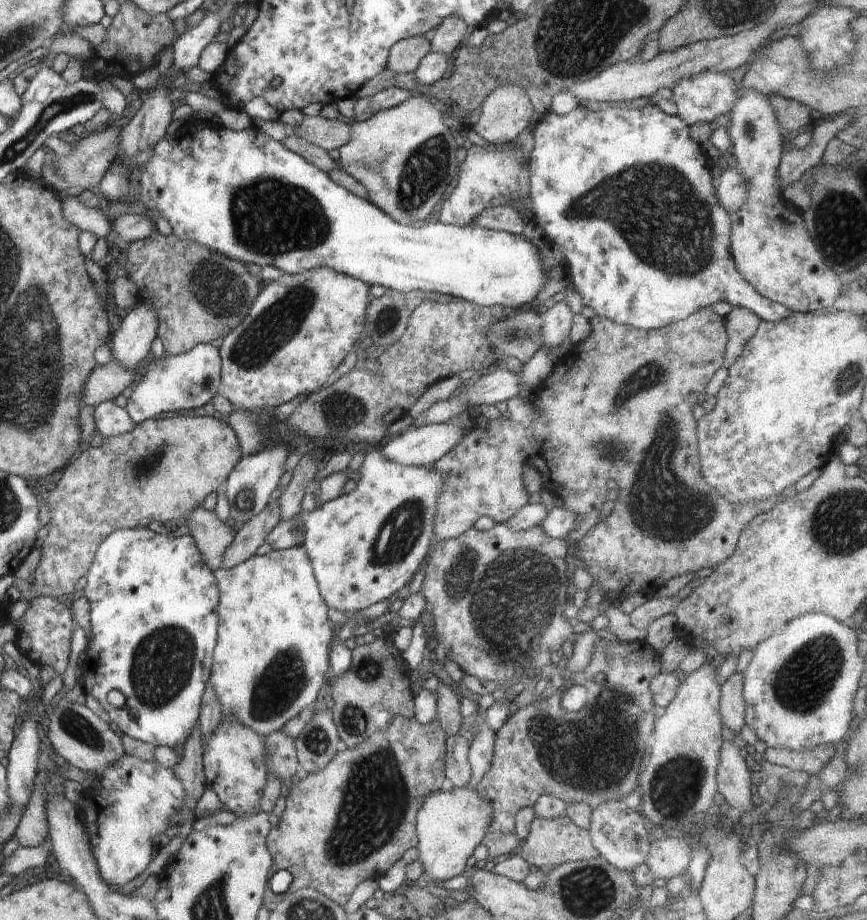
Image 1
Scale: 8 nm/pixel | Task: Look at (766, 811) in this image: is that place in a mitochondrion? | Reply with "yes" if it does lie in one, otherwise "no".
no

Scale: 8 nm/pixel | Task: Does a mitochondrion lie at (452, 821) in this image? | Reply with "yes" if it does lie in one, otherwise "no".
no

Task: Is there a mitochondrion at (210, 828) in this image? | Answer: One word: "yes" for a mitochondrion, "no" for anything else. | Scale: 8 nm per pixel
no

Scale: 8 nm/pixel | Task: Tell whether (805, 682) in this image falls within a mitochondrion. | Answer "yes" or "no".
yes

